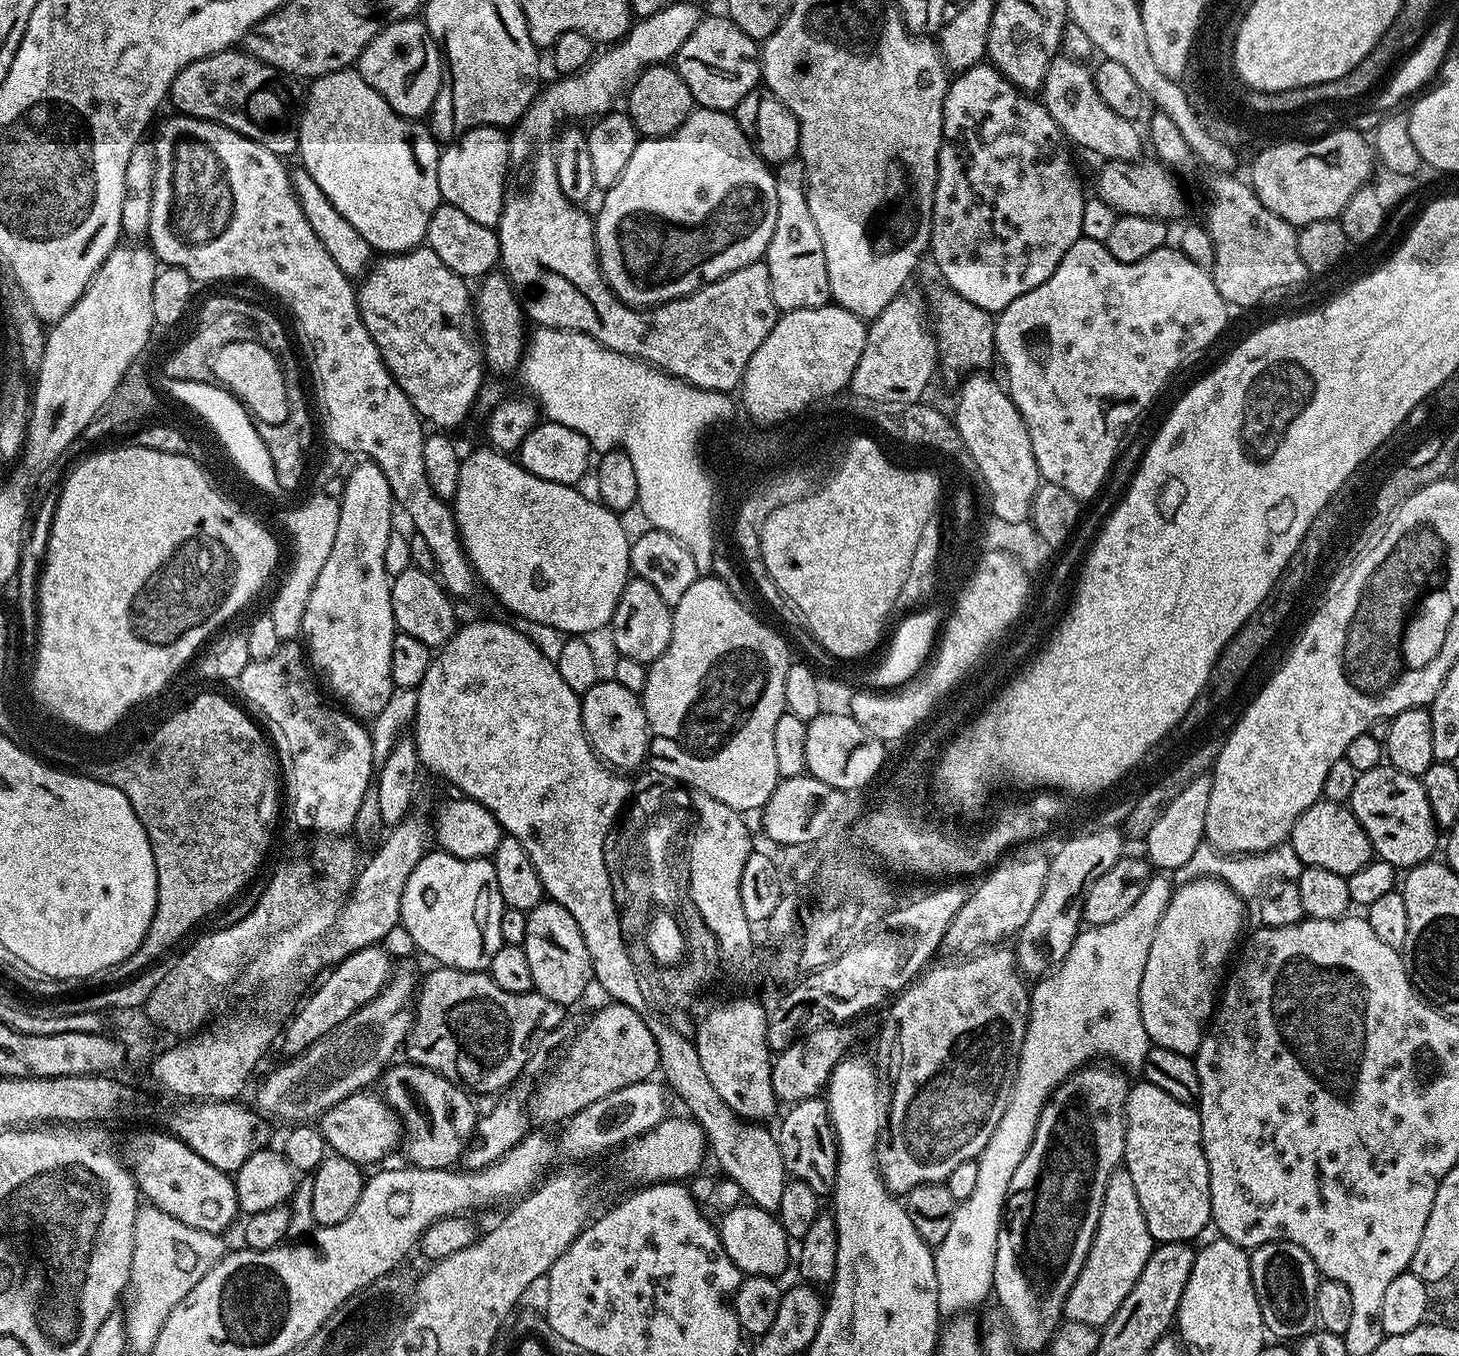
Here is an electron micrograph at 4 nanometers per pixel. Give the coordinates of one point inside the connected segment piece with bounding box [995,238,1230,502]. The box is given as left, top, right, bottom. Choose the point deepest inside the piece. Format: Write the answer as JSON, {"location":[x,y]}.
{"location":[1085,353]}

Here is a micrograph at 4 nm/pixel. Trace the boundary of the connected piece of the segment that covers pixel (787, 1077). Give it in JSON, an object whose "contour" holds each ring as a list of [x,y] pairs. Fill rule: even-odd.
{"contour":[[[851,1023],[825,1024],[813,1032],[803,1033],[779,1053],[772,1061],[772,1085],[777,1101],[784,1103],[785,1100],[785,1105],[791,1106],[799,1100],[819,1097],[825,1091],[838,1062],[853,1051],[852,1027]]]}

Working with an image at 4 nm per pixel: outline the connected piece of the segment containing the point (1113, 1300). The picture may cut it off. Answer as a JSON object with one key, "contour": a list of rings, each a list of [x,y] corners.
{"contour":[[[1123,1170],[1112,1172],[1110,1182],[1106,1182],[1102,1210],[1092,1245],[1086,1254],[1086,1262],[1082,1266],[1074,1286],[1070,1286],[1070,1292],[1064,1302],[1064,1316],[1074,1322],[1086,1322],[1095,1329],[1108,1324],[1110,1318],[1114,1318],[1118,1306],[1122,1306],[1126,1294],[1130,1294],[1130,1290],[1134,1290],[1134,1282],[1138,1282],[1138,1274],[1142,1274],[1153,1247],[1154,1241],[1150,1230],[1146,1230],[1146,1218],[1142,1218],[1142,1206],[1138,1206],[1138,1193],[1134,1190],[1134,1182],[1130,1179],[1130,1174]]]}

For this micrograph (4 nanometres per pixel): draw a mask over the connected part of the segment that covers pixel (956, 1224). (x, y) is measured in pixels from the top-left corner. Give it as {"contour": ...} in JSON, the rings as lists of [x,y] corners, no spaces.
{"contour":[[[1153,875],[1146,890],[1142,890],[1142,898],[1138,898],[1138,902],[1134,902],[1134,906],[1130,906],[1130,910],[1126,910],[1122,918],[1114,918],[1114,922],[1085,927],[1077,936],[1074,946],[1070,946],[1070,954],[1066,954],[1064,961],[1047,976],[1037,979],[1031,985],[1028,1025],[1022,1042],[1020,1061],[1016,1067],[1016,1082],[1012,1085],[1008,1105],[1002,1118],[998,1118],[998,1126],[994,1126],[994,1134],[990,1134],[990,1142],[986,1142],[976,1160],[978,1179],[973,1193],[970,1194],[970,1198],[957,1203],[954,1219],[950,1221],[950,1231],[934,1248],[934,1274],[938,1274],[938,1310],[941,1317],[951,1318],[957,1314],[967,1313],[969,1311],[967,1308],[982,1303],[987,1296],[989,1299],[993,1291],[998,1230],[1000,1220],[1004,1216],[1004,1203],[1008,1197],[1010,1178],[1014,1178],[1014,1170],[1022,1166],[1022,1158],[1026,1158],[1026,1150],[1030,1150],[1042,1110],[1052,1099],[1056,1087],[1079,1068],[1085,1067],[1089,1062],[1099,1061],[1096,1060],[1099,1056],[1105,1056],[1108,1059],[1105,1061],[1123,1066],[1125,1069],[1143,1069],[1150,1041],[1146,1034],[1146,1026],[1142,1026],[1140,987],[1142,974],[1146,970],[1146,958],[1150,958],[1150,946],[1158,930],[1158,922],[1162,922],[1162,914],[1166,914],[1166,906],[1174,891],[1173,881],[1169,877],[1168,881],[1164,876],[1167,875]]]}

